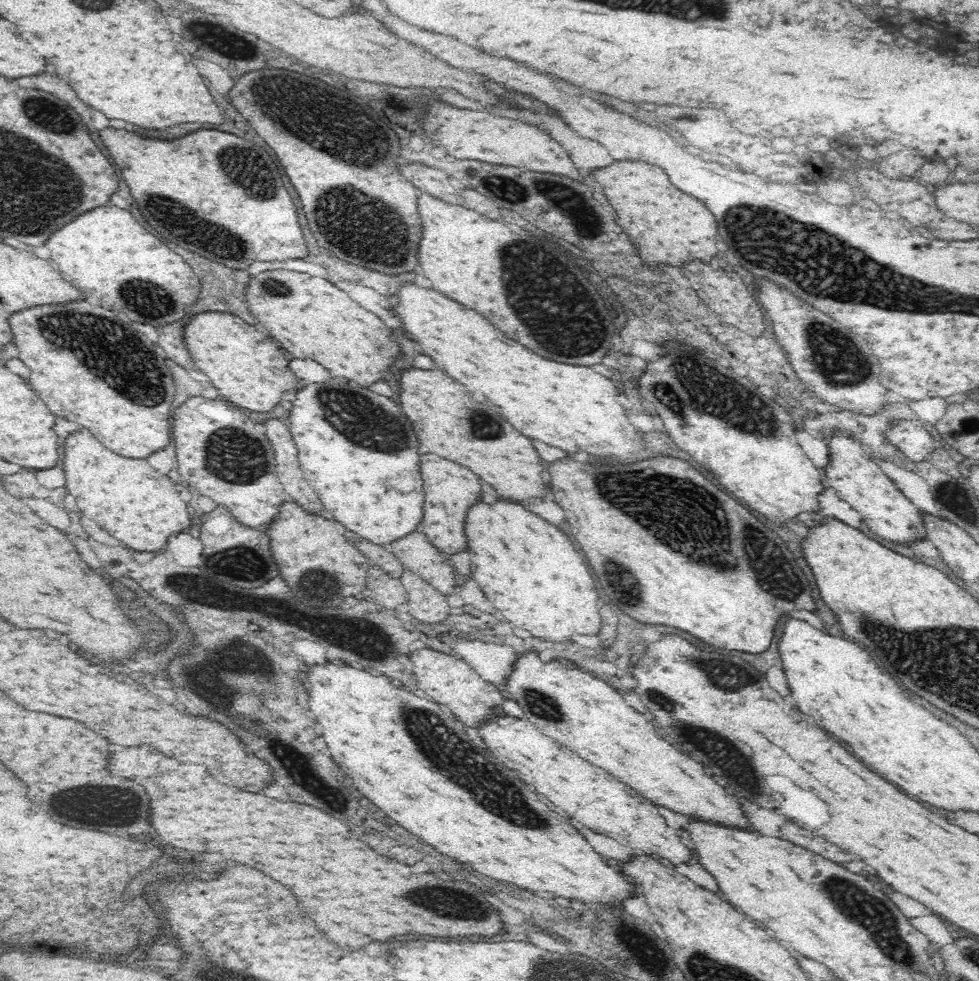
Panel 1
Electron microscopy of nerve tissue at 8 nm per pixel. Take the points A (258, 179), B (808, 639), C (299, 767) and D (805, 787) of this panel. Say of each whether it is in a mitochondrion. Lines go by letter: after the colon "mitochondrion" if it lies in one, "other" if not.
A: mitochondrion
B: other
C: mitochondrion
D: other

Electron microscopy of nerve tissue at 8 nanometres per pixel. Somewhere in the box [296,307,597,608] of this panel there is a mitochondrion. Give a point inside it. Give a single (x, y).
(347, 411)

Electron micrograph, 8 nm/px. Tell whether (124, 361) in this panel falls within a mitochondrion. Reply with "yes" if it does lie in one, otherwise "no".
yes

